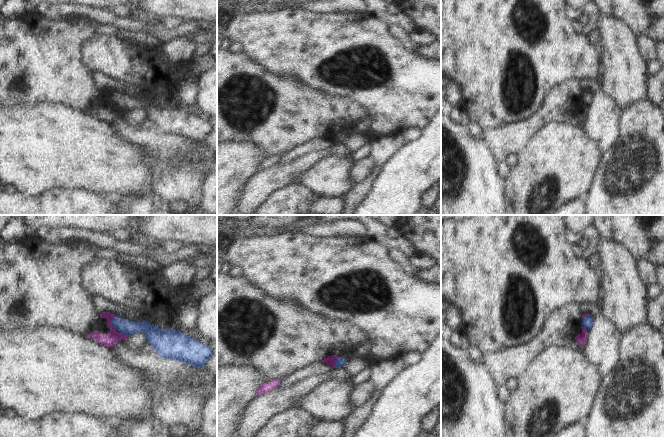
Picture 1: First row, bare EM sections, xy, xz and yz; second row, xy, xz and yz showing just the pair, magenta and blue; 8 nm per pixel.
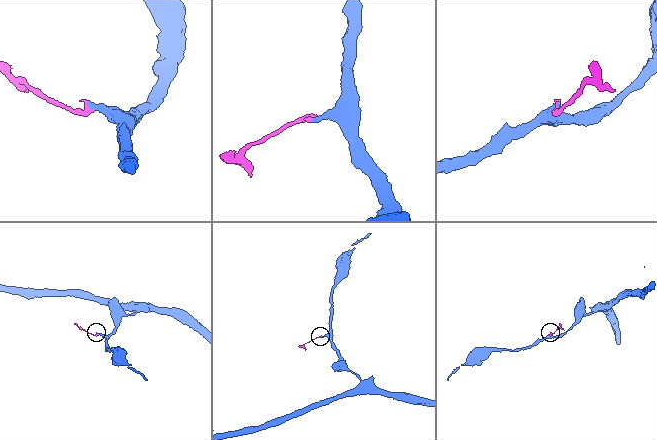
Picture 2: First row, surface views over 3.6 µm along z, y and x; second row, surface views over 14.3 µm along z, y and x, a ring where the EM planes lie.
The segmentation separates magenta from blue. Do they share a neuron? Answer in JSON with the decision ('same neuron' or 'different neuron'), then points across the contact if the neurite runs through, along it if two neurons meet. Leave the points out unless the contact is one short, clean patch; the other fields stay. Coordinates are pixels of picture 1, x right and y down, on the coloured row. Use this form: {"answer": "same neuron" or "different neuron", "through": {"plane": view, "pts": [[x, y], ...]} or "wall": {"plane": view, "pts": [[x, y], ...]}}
{"answer": "different neuron", "wall": {"plane": "xy", "pts": [[115, 315], [111, 324], [116, 329]]}}

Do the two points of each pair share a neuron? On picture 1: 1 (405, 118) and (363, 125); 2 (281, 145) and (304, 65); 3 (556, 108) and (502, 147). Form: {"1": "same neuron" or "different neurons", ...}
{"1": "different neurons", "2": "different neurons", "3": "same neuron"}

